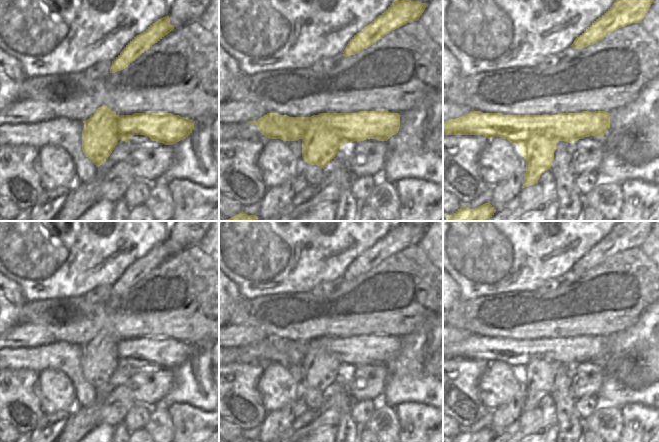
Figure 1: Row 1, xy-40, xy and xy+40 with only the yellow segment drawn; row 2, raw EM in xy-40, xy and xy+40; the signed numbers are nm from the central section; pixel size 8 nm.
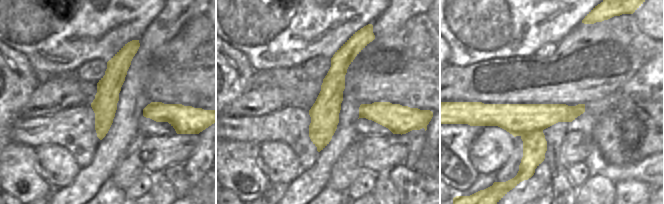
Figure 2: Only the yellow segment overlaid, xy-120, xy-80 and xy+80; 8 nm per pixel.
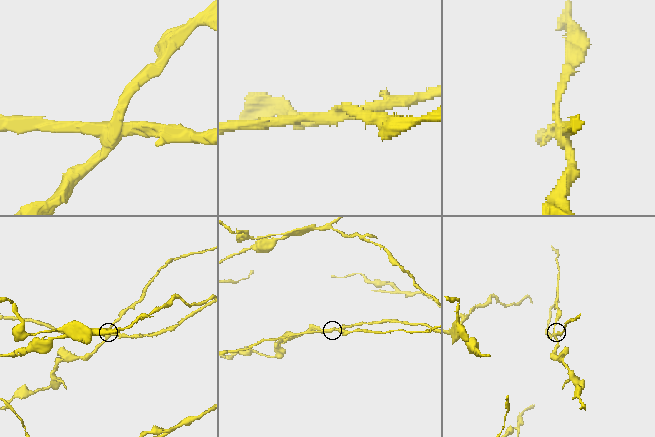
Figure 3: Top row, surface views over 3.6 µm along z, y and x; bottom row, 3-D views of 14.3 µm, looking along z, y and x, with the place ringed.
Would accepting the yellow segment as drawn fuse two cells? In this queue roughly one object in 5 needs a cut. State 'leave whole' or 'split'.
split

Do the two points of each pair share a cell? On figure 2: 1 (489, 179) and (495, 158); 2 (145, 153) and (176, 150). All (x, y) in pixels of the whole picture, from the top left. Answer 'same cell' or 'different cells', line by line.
1: different cells
2: same cell

